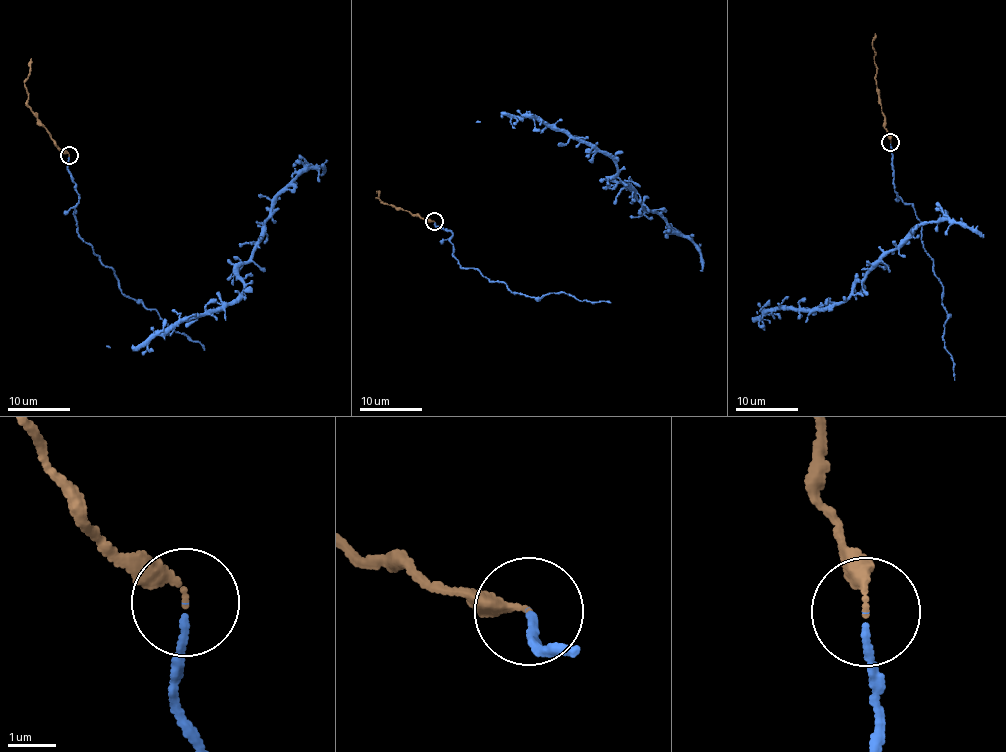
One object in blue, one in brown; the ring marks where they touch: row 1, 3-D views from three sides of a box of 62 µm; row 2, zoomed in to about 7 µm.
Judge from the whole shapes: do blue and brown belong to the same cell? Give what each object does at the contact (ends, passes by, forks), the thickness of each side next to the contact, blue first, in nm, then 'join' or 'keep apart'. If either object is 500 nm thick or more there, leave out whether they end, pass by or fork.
blue ends | brown ends | 110/180 nm | join

